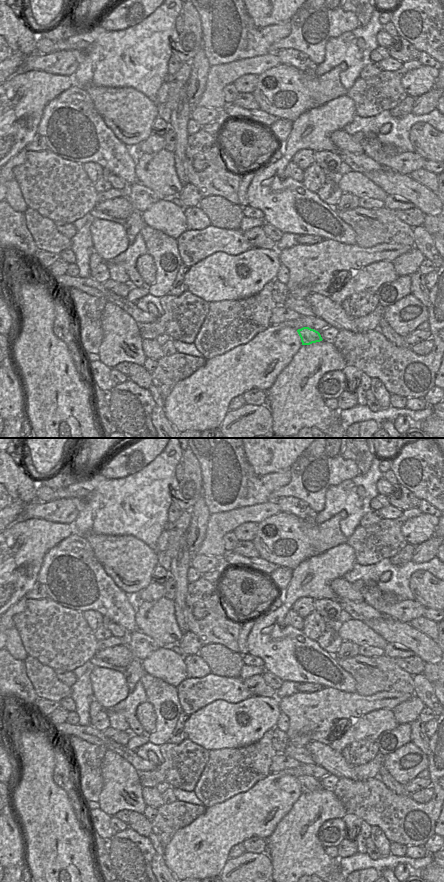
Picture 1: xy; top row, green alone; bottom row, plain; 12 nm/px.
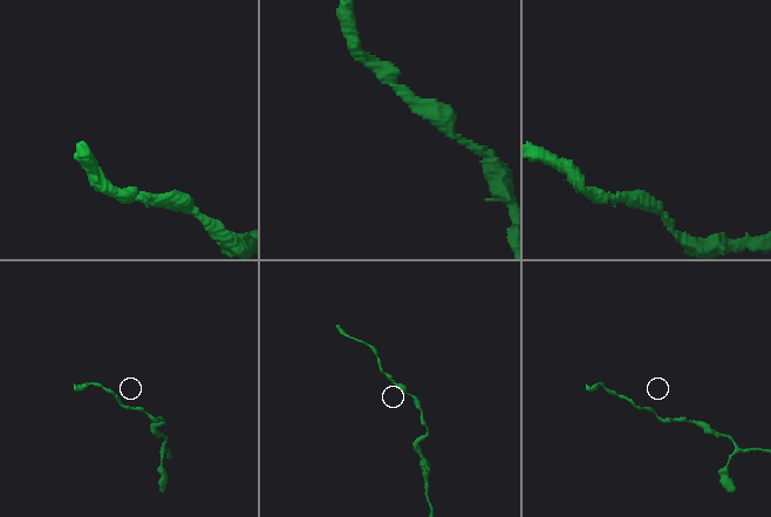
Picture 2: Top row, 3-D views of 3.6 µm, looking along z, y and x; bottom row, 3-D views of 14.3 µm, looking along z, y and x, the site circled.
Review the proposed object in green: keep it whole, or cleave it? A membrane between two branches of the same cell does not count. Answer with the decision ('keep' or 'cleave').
keep

